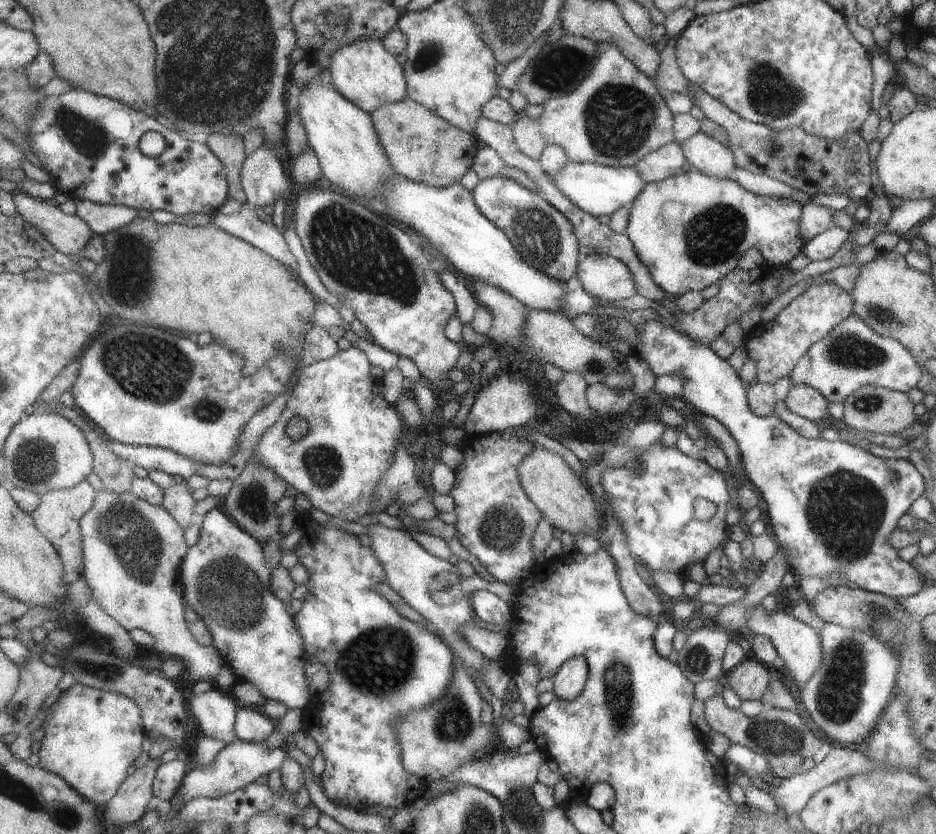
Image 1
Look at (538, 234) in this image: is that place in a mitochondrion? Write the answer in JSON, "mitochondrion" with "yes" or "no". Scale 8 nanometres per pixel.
{"mitochondrion":"yes"}

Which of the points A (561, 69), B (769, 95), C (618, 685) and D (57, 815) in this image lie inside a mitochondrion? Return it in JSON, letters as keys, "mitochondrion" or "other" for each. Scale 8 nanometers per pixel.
{"A":"mitochondrion","B":"mitochondrion","C":"mitochondrion","D":"mitochondrion"}

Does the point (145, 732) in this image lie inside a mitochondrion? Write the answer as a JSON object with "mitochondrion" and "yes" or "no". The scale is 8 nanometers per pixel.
{"mitochondrion":"no"}

